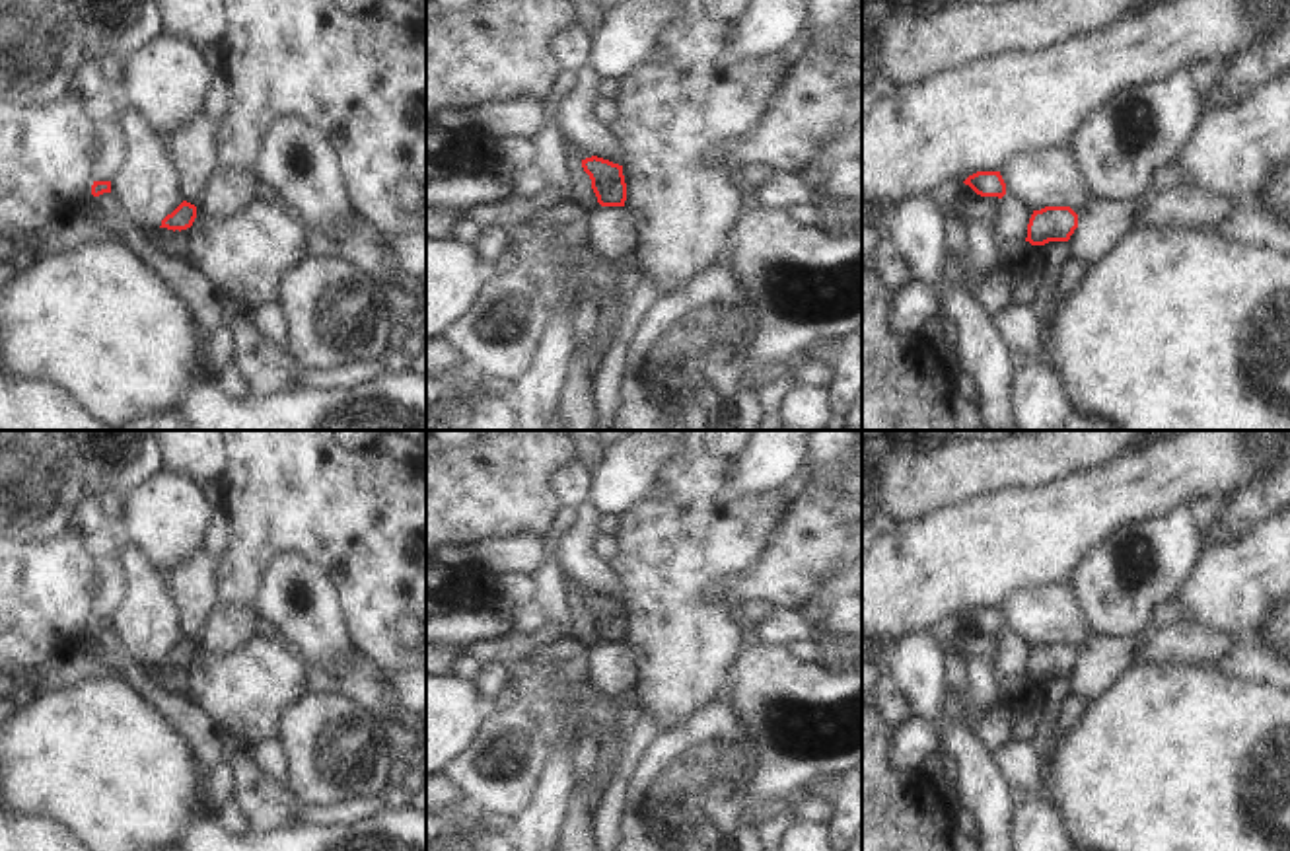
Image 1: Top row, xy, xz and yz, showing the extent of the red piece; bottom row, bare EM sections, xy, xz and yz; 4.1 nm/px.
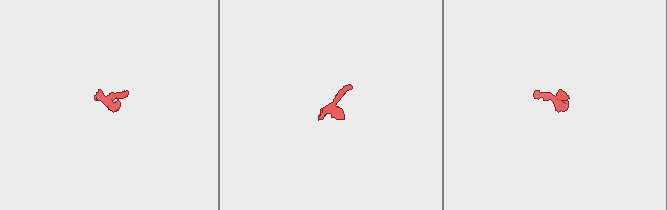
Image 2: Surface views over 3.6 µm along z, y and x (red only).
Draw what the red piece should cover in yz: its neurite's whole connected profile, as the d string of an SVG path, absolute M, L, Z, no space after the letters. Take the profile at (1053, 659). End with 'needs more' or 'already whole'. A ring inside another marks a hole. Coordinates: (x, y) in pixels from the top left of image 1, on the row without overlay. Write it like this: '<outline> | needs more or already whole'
M1045 643L1041 647L1033 647L1025 678L1031 682L1068 678L1076 664L1078 650L1070 643Z | already whole

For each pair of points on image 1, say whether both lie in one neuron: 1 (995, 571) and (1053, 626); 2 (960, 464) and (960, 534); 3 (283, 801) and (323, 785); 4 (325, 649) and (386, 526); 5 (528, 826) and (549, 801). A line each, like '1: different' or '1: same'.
1: different
2: different
3: different
4: different
5: same

